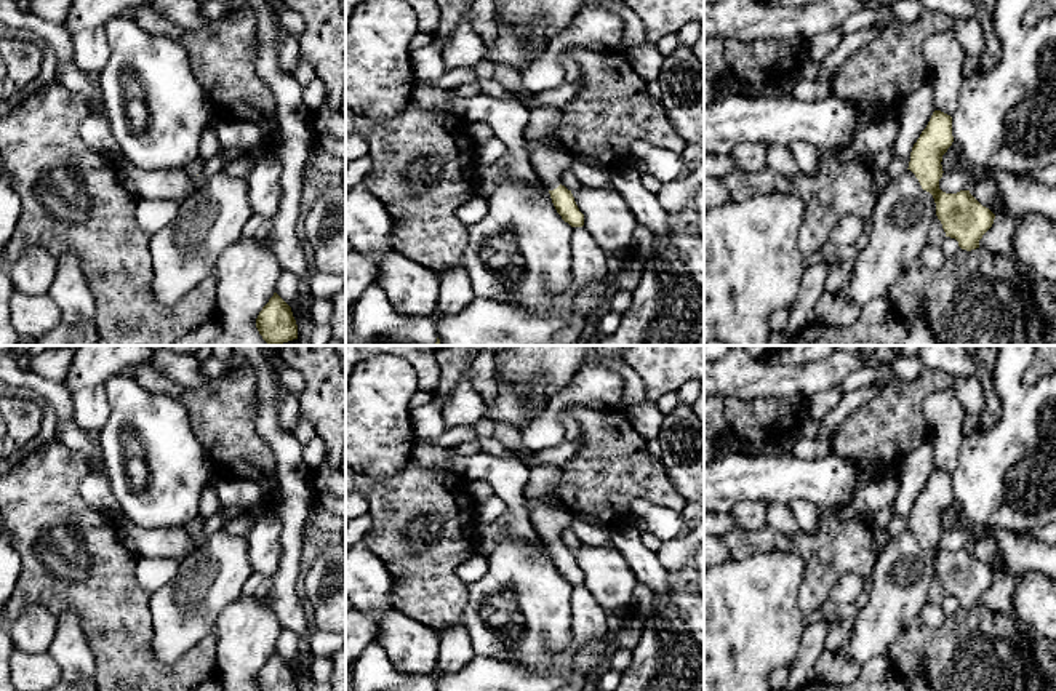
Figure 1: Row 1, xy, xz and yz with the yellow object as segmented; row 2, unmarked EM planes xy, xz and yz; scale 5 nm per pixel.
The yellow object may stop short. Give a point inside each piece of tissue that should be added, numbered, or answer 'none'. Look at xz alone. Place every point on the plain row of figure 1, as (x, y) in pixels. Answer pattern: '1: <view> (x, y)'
1: xz (551, 519)

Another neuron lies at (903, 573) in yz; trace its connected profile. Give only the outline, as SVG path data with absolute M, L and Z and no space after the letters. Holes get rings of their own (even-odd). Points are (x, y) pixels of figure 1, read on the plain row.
M906 528L877 557L872 587L861 600L846 646L837 654L858 665L886 654L896 638L920 622L920 611L928 603L928 589L936 576L933 553Z

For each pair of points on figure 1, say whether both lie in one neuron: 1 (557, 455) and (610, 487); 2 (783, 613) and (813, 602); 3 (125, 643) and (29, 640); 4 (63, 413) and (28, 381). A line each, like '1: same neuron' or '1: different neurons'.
1: different neurons
2: different neurons
3: different neurons
4: same neuron

